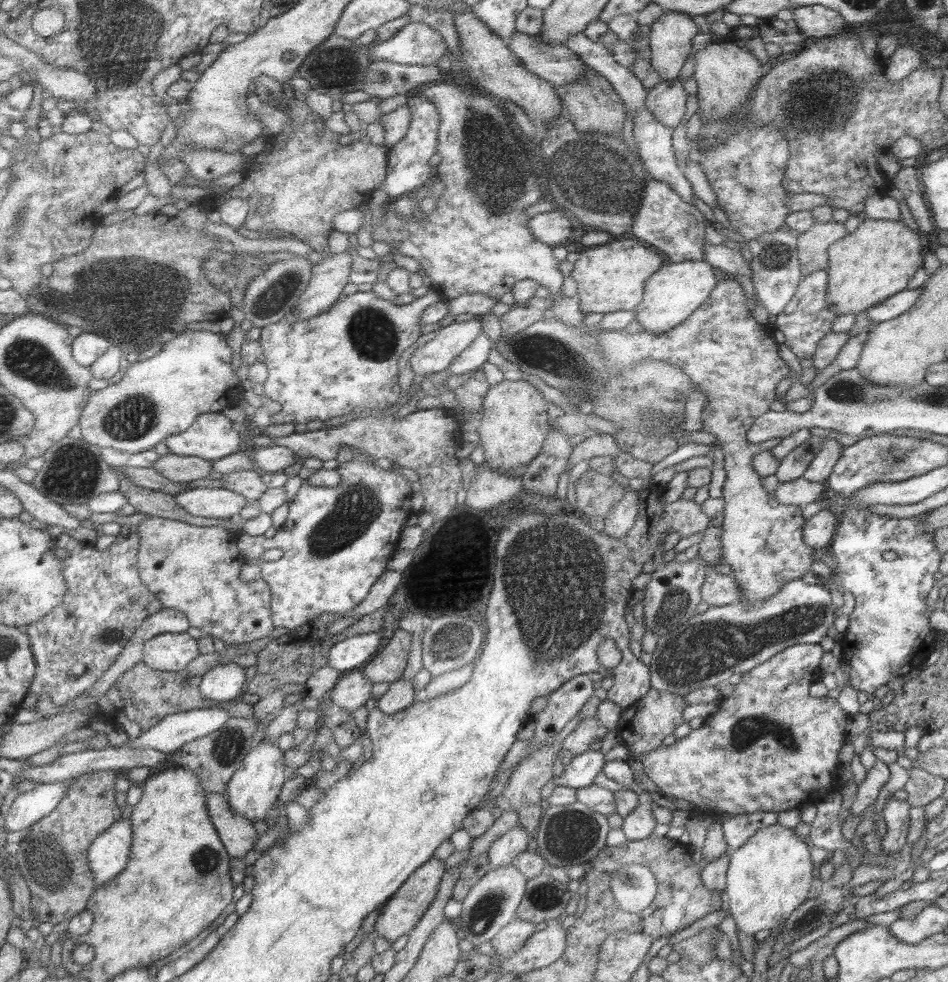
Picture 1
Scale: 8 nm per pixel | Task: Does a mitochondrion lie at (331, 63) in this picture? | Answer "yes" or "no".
yes

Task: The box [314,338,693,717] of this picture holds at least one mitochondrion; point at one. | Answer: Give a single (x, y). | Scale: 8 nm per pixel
(547, 629)

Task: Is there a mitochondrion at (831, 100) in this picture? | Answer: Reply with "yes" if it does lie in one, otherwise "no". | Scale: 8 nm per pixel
yes

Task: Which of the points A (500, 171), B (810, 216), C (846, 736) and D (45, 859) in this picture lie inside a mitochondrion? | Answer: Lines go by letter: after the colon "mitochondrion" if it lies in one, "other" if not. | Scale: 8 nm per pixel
A: mitochondrion
B: other
C: other
D: mitochondrion

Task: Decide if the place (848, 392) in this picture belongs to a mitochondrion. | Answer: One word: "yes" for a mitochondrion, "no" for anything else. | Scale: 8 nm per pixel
yes

